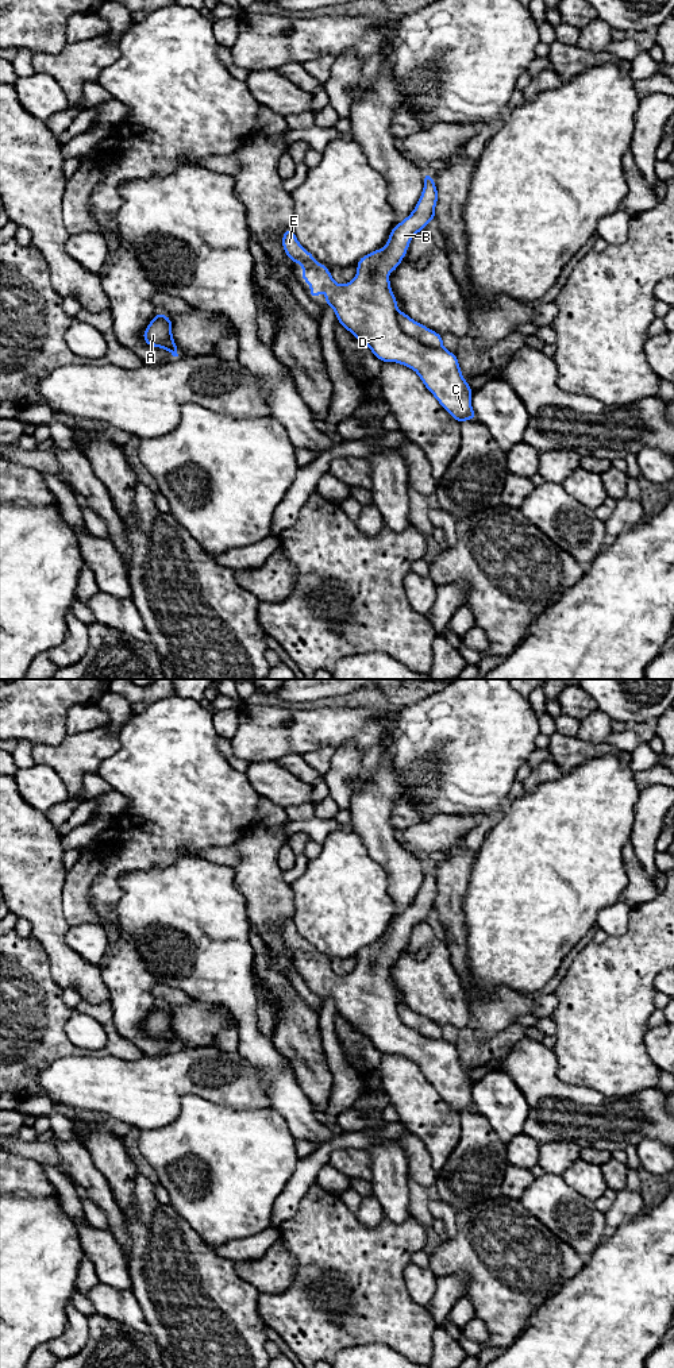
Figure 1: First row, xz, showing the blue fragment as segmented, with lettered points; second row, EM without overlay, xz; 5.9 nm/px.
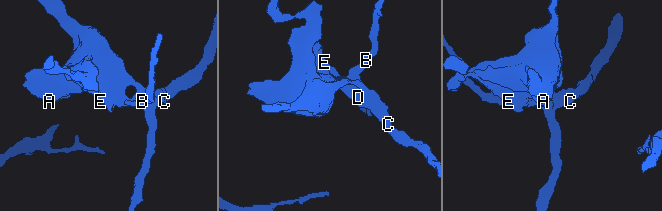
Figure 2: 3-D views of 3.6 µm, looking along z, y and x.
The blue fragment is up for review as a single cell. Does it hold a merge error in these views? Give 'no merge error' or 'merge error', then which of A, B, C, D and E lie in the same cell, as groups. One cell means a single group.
no merge error | A B C D E

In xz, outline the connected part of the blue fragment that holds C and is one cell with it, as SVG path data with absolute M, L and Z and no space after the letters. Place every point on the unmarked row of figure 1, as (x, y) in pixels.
M424 863L424 880L413 903L389 926L385 940L378 940L358 955L353 972L336 975L330 959L316 953L296 930L292 920L284 922L282 940L294 955L301 955L300 968L311 976L309 987L317 990L326 974L326 995L332 998L347 1022L365 1034L381 1053L397 1053L413 1060L425 1079L457 1113L475 1111L471 1079L465 1072L454 1044L444 1041L442 1026L397 1002L397 991L386 968L407 945L411 930L435 910L436 876Z

